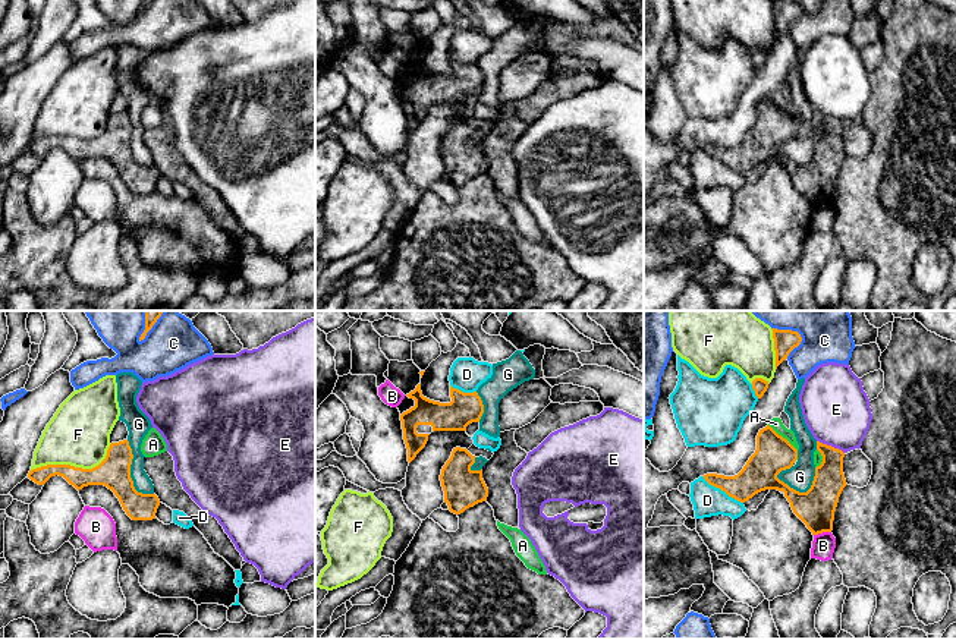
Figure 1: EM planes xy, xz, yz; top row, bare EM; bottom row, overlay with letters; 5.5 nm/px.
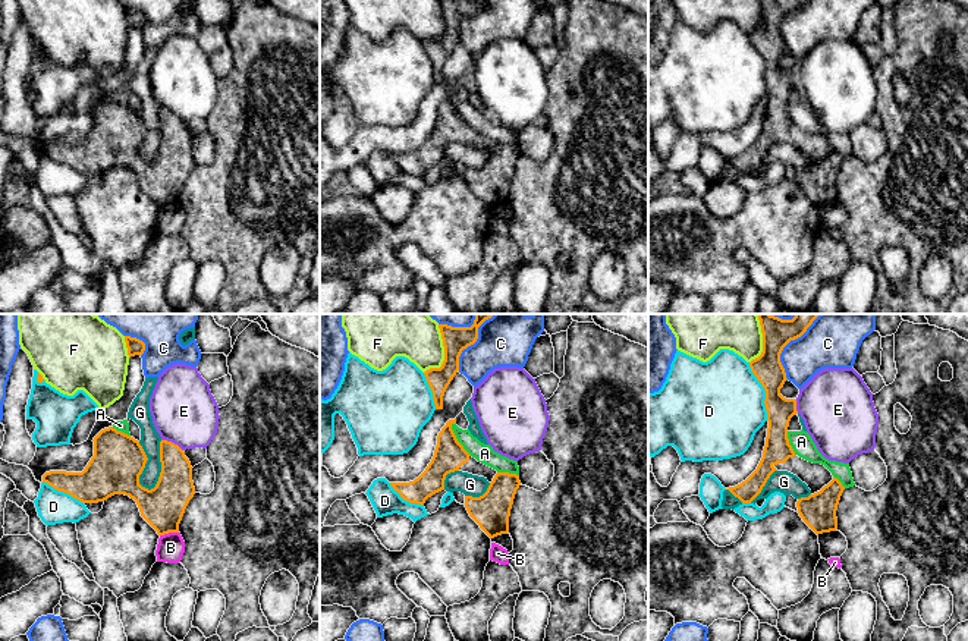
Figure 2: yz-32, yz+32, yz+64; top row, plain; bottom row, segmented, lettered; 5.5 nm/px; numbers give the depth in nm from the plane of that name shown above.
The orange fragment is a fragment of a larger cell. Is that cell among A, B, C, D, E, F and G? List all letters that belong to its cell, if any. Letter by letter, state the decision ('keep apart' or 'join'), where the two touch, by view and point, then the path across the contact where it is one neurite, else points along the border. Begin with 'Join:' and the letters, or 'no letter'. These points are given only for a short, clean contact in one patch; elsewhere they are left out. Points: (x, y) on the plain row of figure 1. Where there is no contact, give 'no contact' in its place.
Join: no letter
A: keep apart | yz (782, 109)
B: keep apart | yz (821, 204)
C: keep apart | yz (799, 6)
D: keep apart | yz (723, 161)
E: keep apart | yz (830, 117)
F: keep apart | xy (74, 138)
G: keep apart | yz (802, 164)

